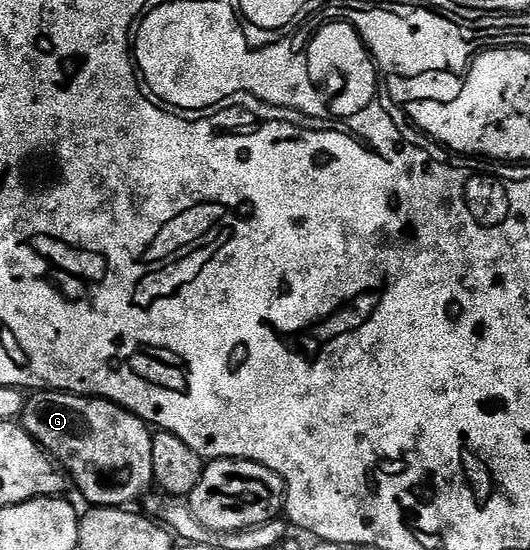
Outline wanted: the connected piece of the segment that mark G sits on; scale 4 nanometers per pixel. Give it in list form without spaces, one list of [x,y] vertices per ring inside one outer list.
[[[38,391],[29,394],[20,410],[18,422],[36,444],[47,455],[52,456],[62,468],[65,476],[80,490],[82,498],[92,507],[127,508],[137,499],[143,500],[153,490],[154,453],[149,424],[139,419],[133,411],[119,407],[108,399],[97,399],[86,395],[73,395],[67,391]]]

